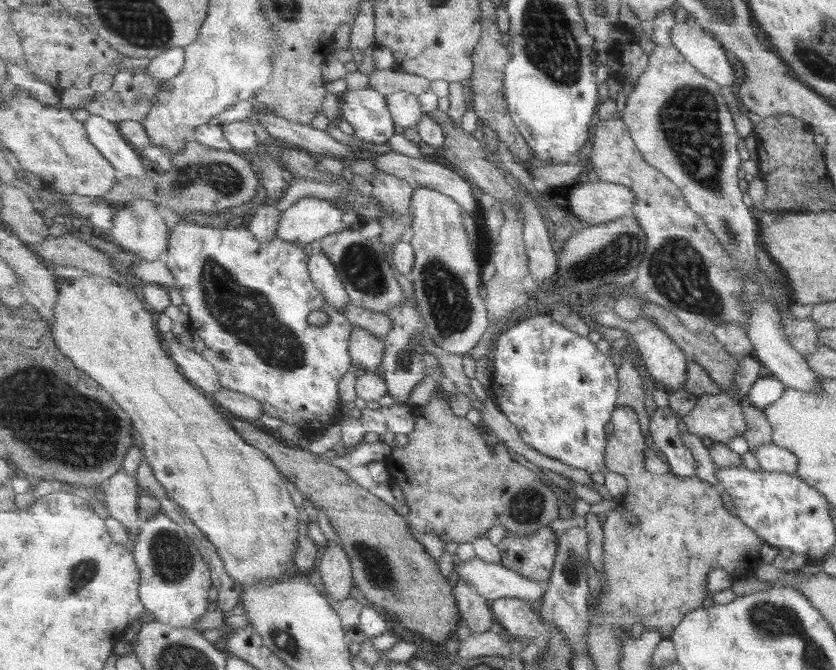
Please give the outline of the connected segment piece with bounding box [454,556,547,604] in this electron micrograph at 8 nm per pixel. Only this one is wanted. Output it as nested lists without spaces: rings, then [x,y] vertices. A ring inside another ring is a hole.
[[[456,557],[454,566],[458,576],[472,584],[476,592],[489,602],[511,597],[526,600],[528,603],[544,599],[546,583],[533,580],[503,566],[475,557],[470,561],[461,561]]]

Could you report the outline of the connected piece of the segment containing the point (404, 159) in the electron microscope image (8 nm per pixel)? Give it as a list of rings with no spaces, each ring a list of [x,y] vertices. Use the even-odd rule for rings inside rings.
[[[395,151],[391,153],[383,153],[380,155],[372,156],[372,162],[377,170],[385,170],[393,176],[397,176],[408,184],[411,184],[413,188],[417,189],[419,185],[423,187],[434,189],[435,191],[441,192],[441,194],[447,194],[451,196],[455,202],[461,204],[461,207],[465,212],[473,216],[479,201],[475,198],[473,194],[473,186],[471,182],[467,180],[460,172],[455,172],[441,165],[440,163],[434,162],[427,158],[411,158],[403,154],[399,154]]]

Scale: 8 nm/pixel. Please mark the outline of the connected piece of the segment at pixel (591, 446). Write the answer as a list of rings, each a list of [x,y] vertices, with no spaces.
[[[551,314],[513,322],[494,342],[494,360],[488,381],[492,397],[507,418],[518,428],[523,440],[567,466],[587,472],[606,472],[607,424],[618,407],[620,382],[618,363],[603,354],[595,343],[556,322]]]

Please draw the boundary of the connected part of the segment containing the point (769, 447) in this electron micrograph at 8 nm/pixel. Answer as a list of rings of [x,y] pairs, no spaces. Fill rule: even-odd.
[[[772,442],[769,444],[758,444],[754,450],[750,450],[760,468],[767,472],[784,472],[785,474],[796,474],[797,459],[787,449],[781,448]]]

